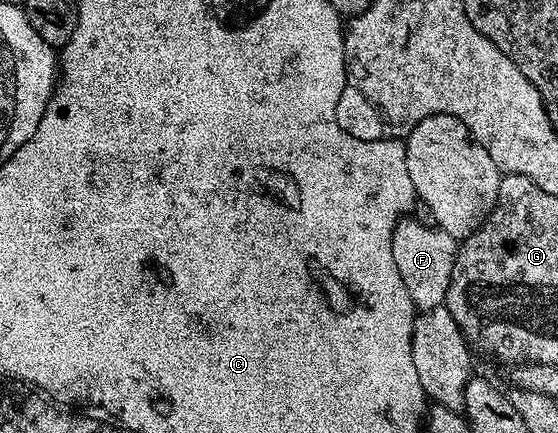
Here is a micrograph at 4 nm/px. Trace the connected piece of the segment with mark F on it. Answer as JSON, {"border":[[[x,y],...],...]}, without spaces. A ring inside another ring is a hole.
{"border":[[[402,217],[396,223],[391,239],[391,253],[394,254],[398,273],[410,291],[411,301],[417,310],[425,312],[443,306],[454,273],[457,250],[458,240],[439,227],[424,226],[414,217]]]}

